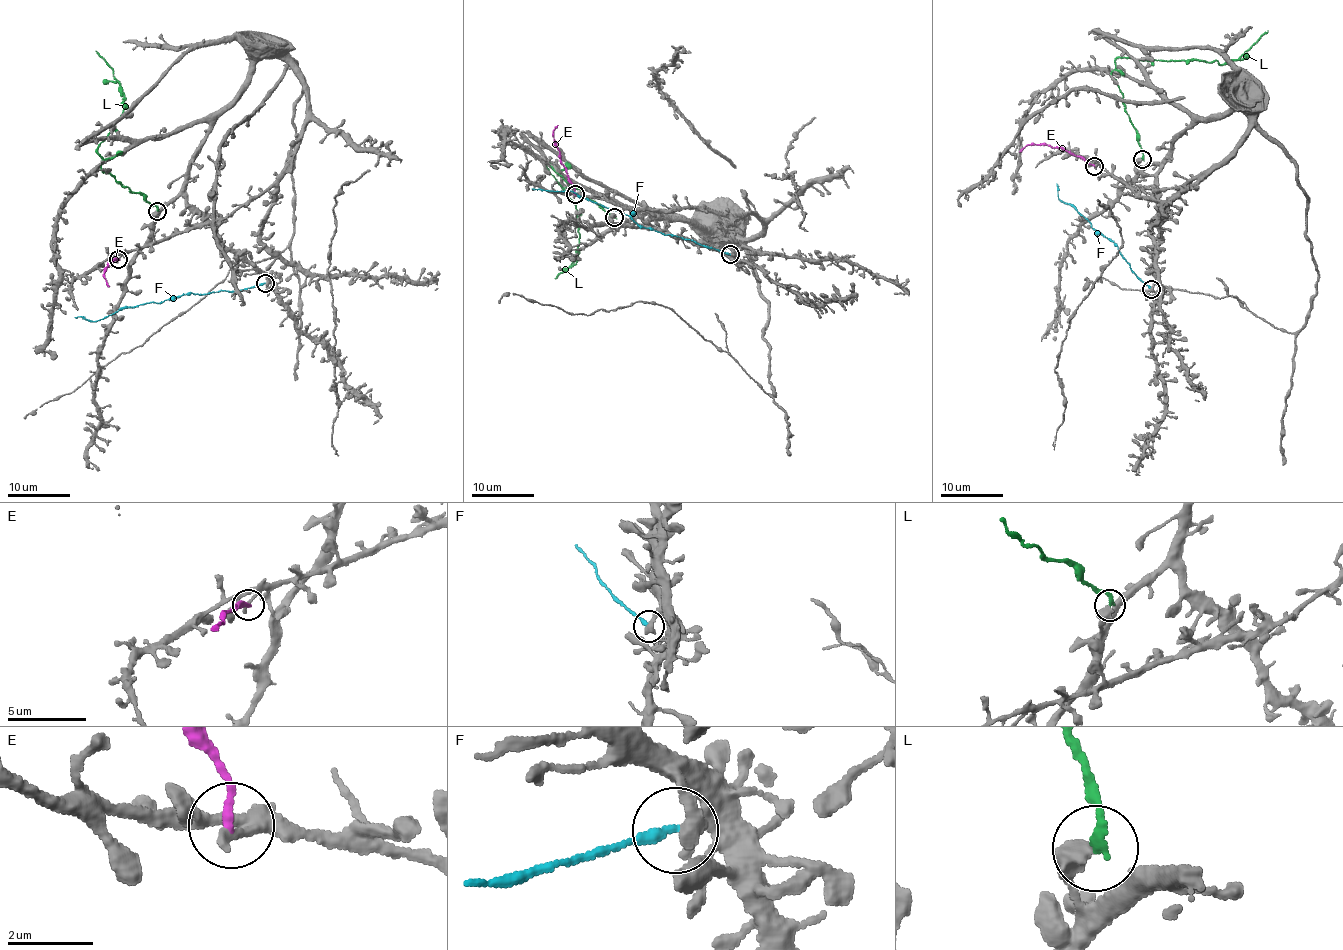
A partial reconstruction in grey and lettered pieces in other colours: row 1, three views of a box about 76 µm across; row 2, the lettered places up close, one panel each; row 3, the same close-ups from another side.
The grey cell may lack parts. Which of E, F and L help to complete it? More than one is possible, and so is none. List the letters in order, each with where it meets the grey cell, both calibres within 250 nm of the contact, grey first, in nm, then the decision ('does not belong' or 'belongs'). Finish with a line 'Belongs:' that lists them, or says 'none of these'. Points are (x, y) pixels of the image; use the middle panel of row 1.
E: (575, 194) | 240/190 nm | does not belong
F: (730, 254) | 320/200 nm | does not belong
L: (614, 217) | 480/200 nm | does not belong
Belongs: none of these

